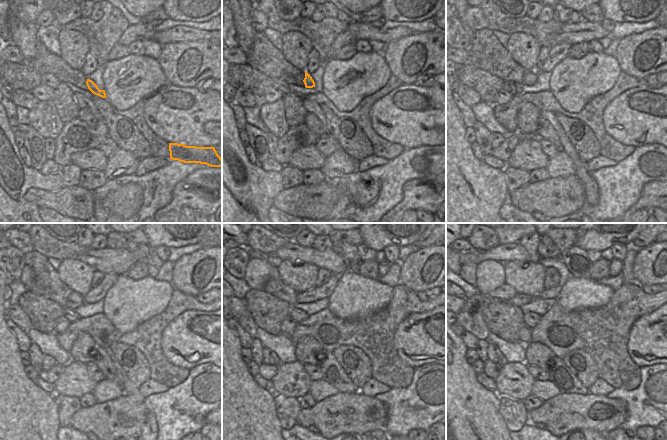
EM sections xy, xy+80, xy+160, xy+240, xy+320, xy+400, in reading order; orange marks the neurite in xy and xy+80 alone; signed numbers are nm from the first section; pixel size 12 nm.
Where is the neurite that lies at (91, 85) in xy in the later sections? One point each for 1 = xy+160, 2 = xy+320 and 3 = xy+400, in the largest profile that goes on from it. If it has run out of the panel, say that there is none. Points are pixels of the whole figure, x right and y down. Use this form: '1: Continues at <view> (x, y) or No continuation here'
1: Continues at xy+160 (529, 78)
2: Continues at xy+320 (287, 294)
3: Continues at xy+400 (505, 292).

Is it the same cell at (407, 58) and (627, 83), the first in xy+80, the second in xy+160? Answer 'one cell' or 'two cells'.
two cells

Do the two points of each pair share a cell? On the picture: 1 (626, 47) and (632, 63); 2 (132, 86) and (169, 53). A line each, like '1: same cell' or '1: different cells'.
1: same cell
2: different cells

